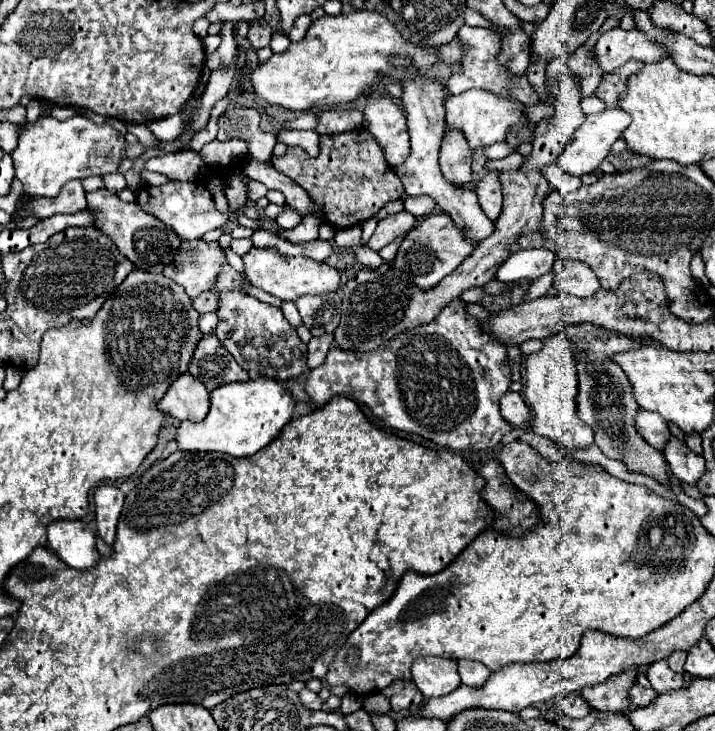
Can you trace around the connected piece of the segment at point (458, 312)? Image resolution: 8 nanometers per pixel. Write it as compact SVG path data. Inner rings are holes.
M454 299L440 311L440 315L432 323L410 329L376 351L348 353L330 349L326 361L320 367L310 369L304 391L314 405L324 405L334 395L350 397L370 407L372 413L392 429L422 435L454 451L490 449L514 429L508 421L502 419L498 409L498 399L510 389L512 379L506 347L480 333L476 321L476 317L464 311L464 303L460 299Z

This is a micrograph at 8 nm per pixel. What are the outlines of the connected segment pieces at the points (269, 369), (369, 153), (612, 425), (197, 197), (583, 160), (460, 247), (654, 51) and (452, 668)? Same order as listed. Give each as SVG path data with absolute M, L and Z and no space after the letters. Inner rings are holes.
M230 289L220 291L220 305L216 313L220 317L216 327L218 339L246 371L262 373L280 381L298 377L306 371L306 343L296 335L294 327L284 319L278 307L244 295L238 289Z
M354 129L340 135L320 137L320 155L310 157L300 147L288 147L286 155L274 157L272 165L302 185L314 203L324 207L324 217L336 229L352 227L370 219L384 203L400 199L404 187L380 151L380 145L366 129Z
M572 325L562 331L572 341L572 351L576 357L578 369L578 417L594 431L594 443L602 449L602 453L610 459L620 459L628 471L648 475L656 479L660 485L670 489L670 475L664 455L658 449L652 449L636 433L636 413L640 405L632 397L632 383L624 377L624 371L612 357L624 349L640 349L644 345L652 345L656 341L648 341L646 337L620 337L620 333L608 333L608 329L598 329L596 325Z
M196 179L196 181L168 181L166 185L160 185L160 187L144 185L144 187L138 189L136 203L146 213L158 217L160 221L164 221L164 225L172 227L178 233L178 237L188 239L188 241L190 239L200 239L210 229L224 227L224 225L228 225L232 221L232 215L220 213L216 209L214 197L208 191L204 179Z
M608 107L602 113L588 115L584 119L584 123L576 129L576 133L572 135L572 139L566 143L566 147L562 149L562 153L560 153L560 157L558 157L556 163L562 167L562 171L566 171L570 175L576 175L576 177L582 177L584 173L592 173L594 169L600 167L600 163L608 155L612 143L622 135L622 131L628 125L630 125L630 117L620 107Z
M434 213L428 215L422 223L418 223L402 239L398 253L394 257L394 267L408 273L420 289L432 289L448 273L452 273L472 251L474 251L474 243L464 239L464 233L452 223L452 219L446 213Z
M620 27L602 33L592 49L596 65L606 73L616 71L626 61L644 61L644 65L660 63L664 55L666 51L660 45L648 41L648 37L638 29L624 31Z
M420 657L412 665L412 677L426 699L448 695L460 685L460 675L454 659Z

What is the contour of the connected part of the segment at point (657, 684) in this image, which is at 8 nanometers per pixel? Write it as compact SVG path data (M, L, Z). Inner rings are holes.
M656 661L656 663L652 663L646 675L648 675L650 683L652 683L652 689L656 689L658 693L684 687L684 677L682 677L680 673L674 673L674 671L668 667L666 661Z

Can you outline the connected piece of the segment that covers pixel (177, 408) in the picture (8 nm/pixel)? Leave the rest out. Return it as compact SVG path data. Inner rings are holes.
M184 373L158 401L158 409L178 421L202 421L210 409L210 393L202 381L196 381L190 373Z

